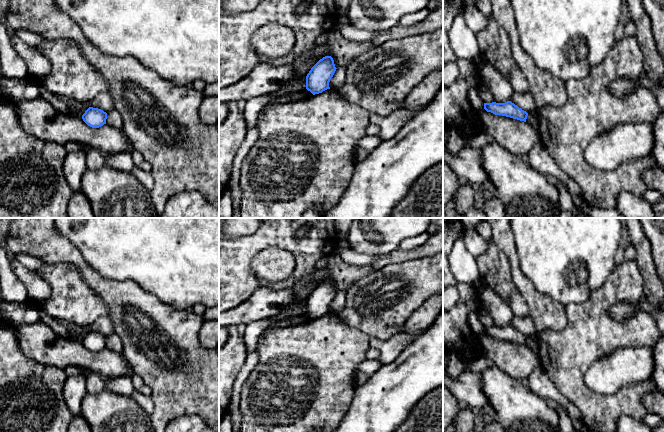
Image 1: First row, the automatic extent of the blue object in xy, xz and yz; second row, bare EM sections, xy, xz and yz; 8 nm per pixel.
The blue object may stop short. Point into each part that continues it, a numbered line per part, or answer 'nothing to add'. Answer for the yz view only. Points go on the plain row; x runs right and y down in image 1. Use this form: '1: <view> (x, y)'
nothing to add

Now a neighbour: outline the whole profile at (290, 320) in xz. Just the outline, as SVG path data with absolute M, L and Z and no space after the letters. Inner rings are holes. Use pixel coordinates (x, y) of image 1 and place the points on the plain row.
M307 313L300 314L300 315L290 315L290 316L286 316L284 318L282 318L281 320L278 320L268 329L288 327L291 325L298 325L298 324L307 322L312 319L313 318L310 315L308 315Z

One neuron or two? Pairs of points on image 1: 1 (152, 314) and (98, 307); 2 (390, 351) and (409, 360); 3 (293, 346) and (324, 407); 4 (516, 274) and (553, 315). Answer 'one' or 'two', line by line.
1: two
2: two
3: one
4: one

